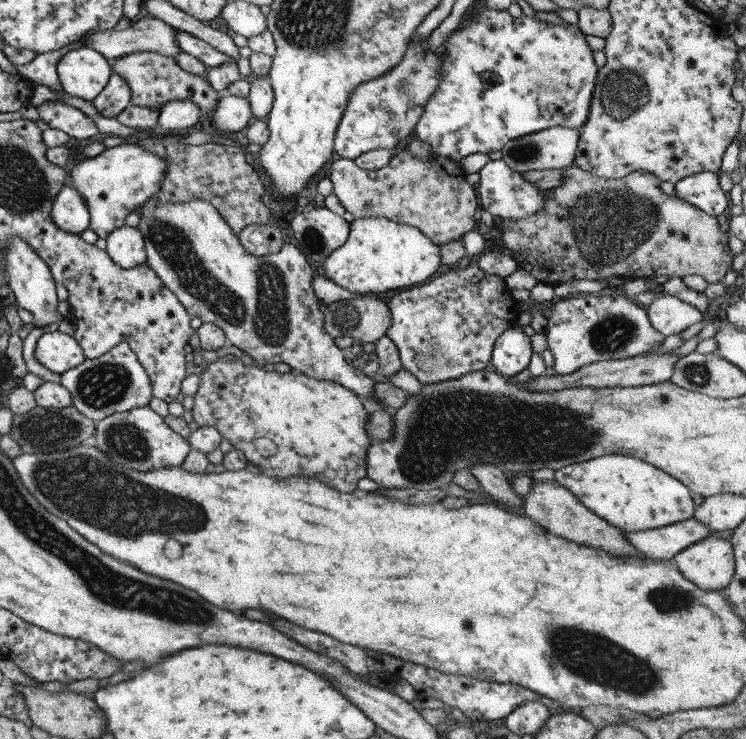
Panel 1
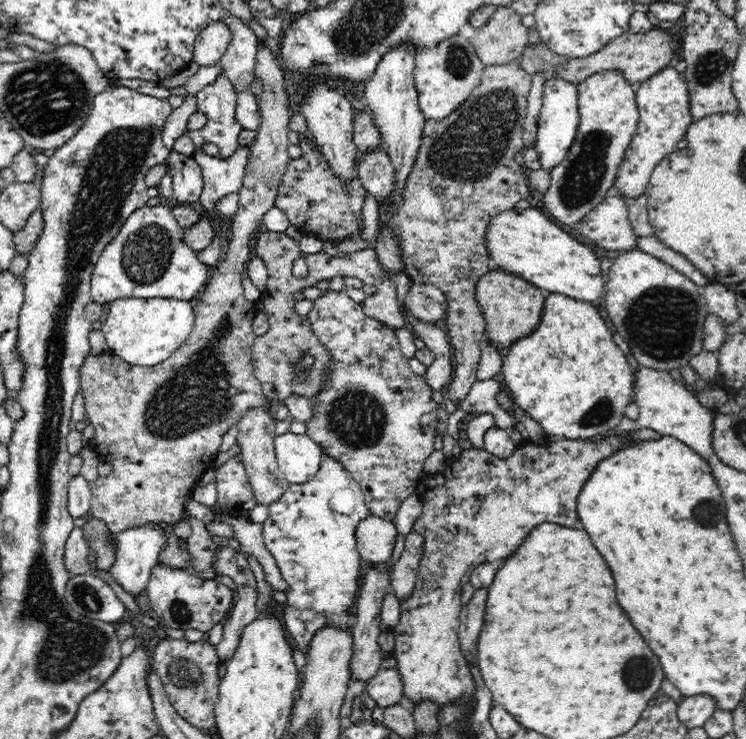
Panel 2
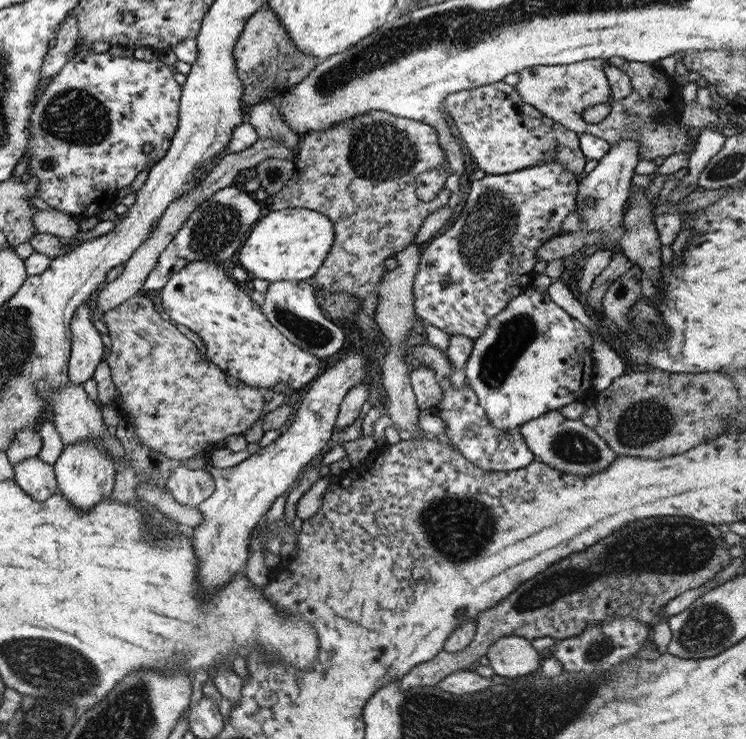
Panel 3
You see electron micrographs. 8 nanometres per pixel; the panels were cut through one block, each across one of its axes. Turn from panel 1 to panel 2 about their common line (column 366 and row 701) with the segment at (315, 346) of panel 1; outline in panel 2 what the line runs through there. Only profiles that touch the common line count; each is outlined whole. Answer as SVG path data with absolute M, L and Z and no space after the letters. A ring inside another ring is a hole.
M397 667L380 669L364 688L364 693L368 694L376 701L376 705L382 708L404 703L406 699L402 677Z

